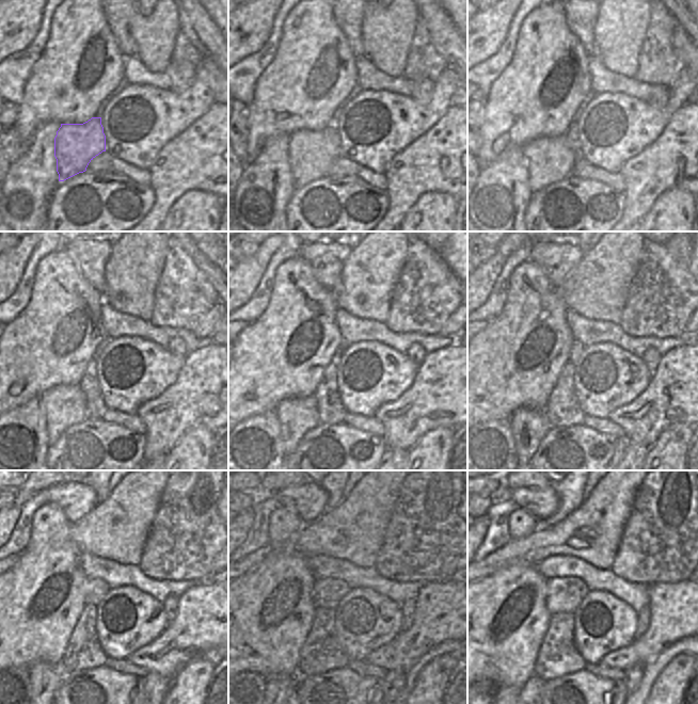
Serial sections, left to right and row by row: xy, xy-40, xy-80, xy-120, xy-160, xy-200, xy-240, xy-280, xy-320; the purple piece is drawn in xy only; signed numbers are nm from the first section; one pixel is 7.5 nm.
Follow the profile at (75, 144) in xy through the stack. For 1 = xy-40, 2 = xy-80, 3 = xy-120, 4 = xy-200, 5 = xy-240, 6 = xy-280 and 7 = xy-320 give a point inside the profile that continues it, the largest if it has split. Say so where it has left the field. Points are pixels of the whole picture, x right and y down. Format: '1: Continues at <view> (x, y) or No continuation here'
1: Continues at xy-40 (312, 153)
2: Continues at xy-80 (550, 159)
3: Continues at xy-120 (64, 405)
4: Continues at xy-200 (528, 427)
5: Continues at xy-240 (46, 678)
6: Continues at xy-280 (280, 687)
7: Continues at xy-320 (504, 687).

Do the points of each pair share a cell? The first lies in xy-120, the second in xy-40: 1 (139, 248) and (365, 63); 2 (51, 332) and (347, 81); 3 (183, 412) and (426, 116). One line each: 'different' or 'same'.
1: different
2: same
3: different

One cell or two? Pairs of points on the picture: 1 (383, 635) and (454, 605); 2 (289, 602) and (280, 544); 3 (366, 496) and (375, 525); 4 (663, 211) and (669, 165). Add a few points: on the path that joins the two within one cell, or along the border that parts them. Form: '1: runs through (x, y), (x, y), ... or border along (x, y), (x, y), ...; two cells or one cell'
1: border along (400, 630), (387, 643), (380, 645); two cells
2: runs through (283, 588), (283, 558); one cell
3: runs through (367, 504), (367, 517); one cell
4: border along (686, 190), (678, 188), (666, 190), (649, 209); two cells

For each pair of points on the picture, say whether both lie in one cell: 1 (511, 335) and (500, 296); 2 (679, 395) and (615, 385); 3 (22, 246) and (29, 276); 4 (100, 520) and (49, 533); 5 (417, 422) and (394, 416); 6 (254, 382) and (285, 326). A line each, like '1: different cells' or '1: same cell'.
1: different cells
2: different cells
3: different cells
4: different cells
5: same cell
6: same cell

